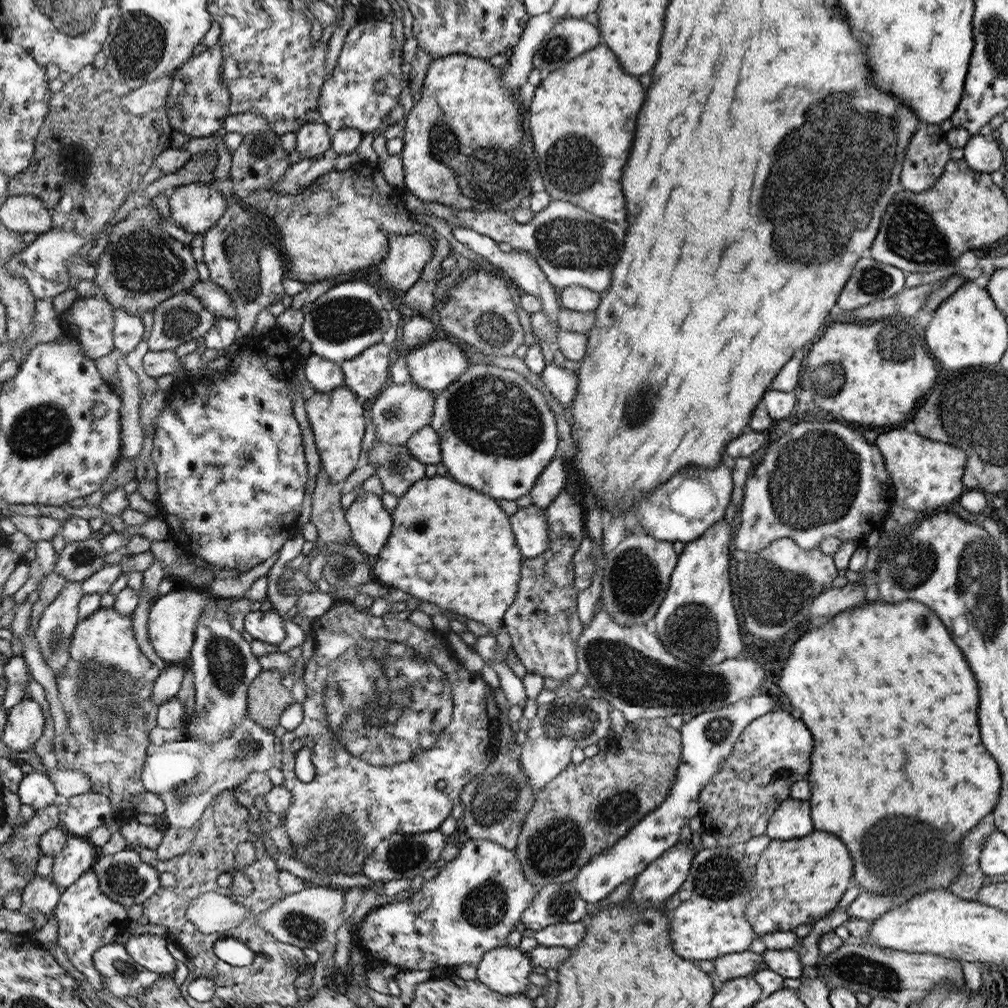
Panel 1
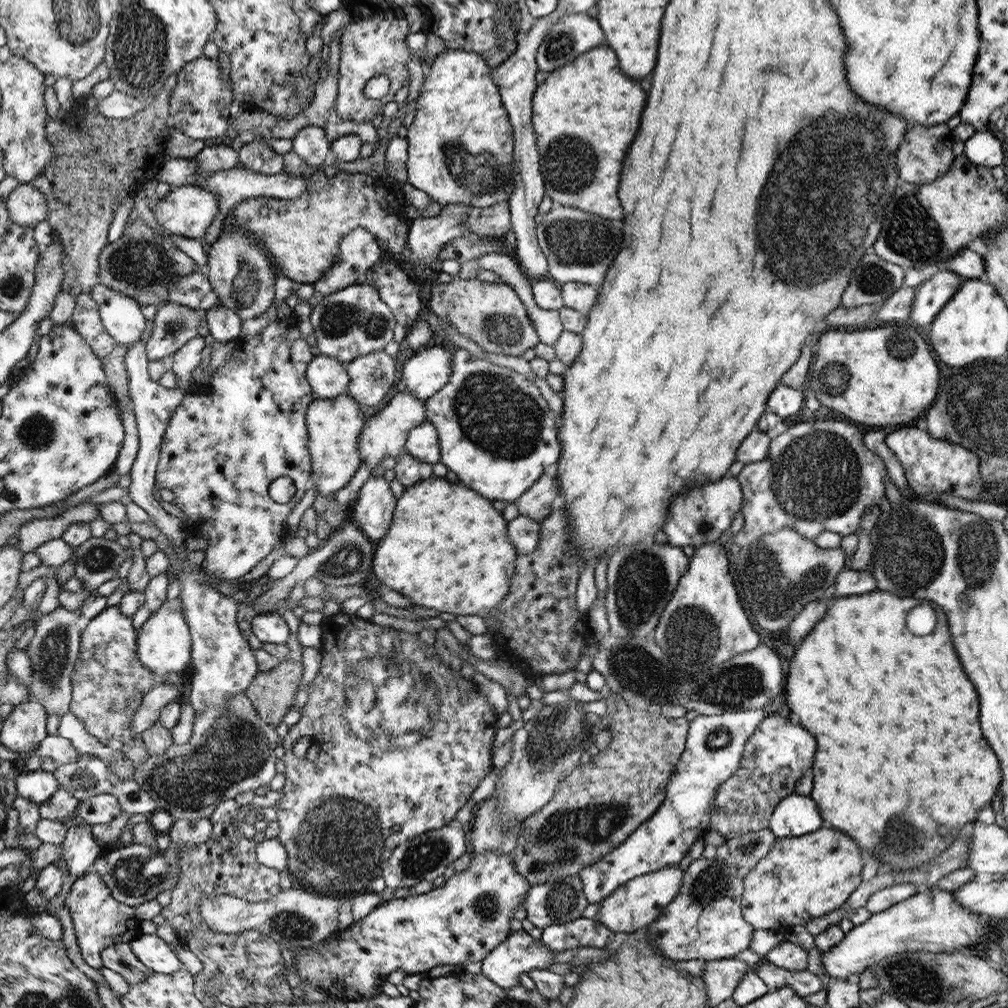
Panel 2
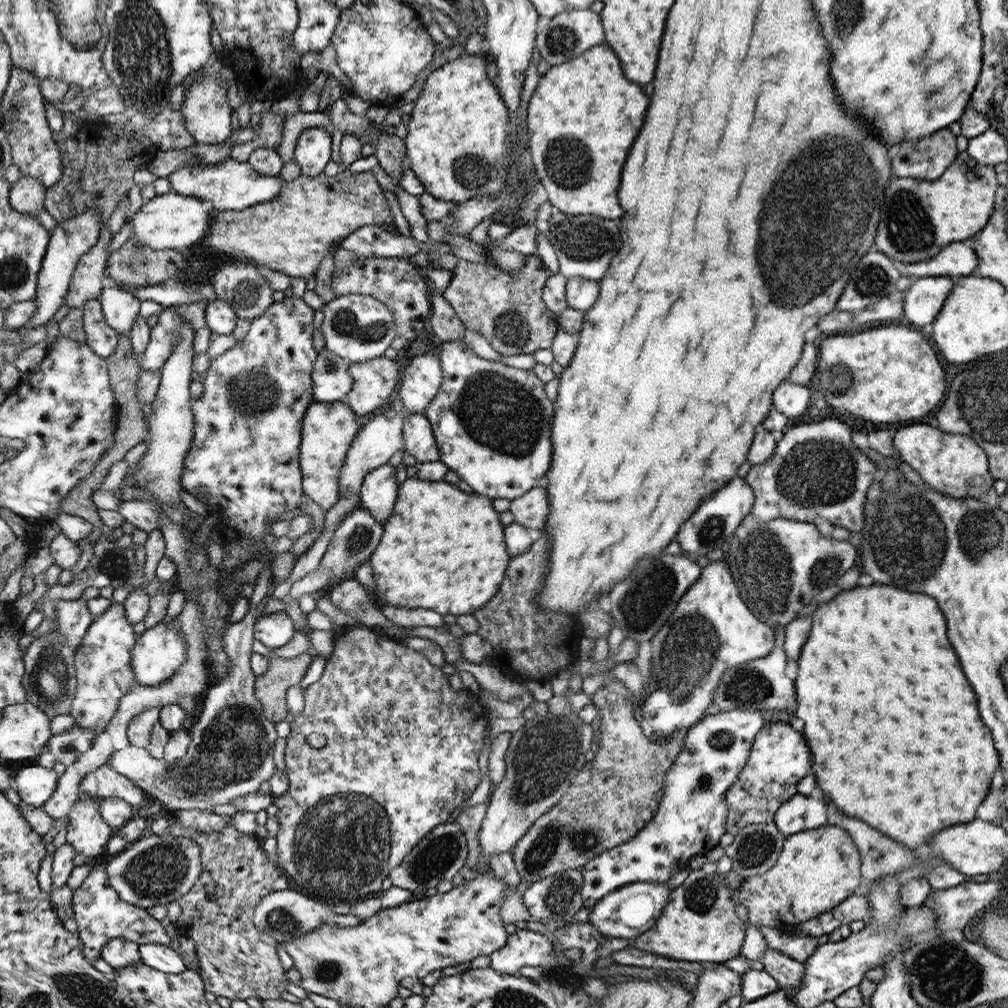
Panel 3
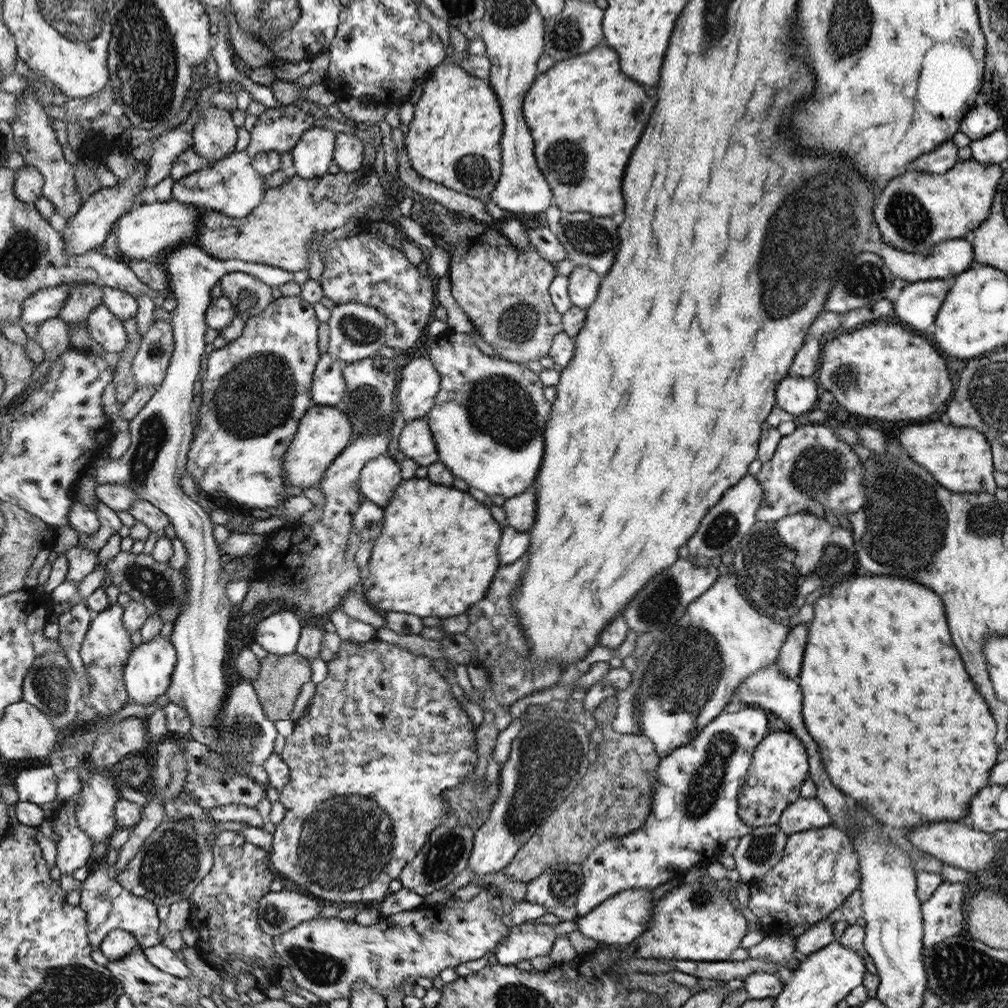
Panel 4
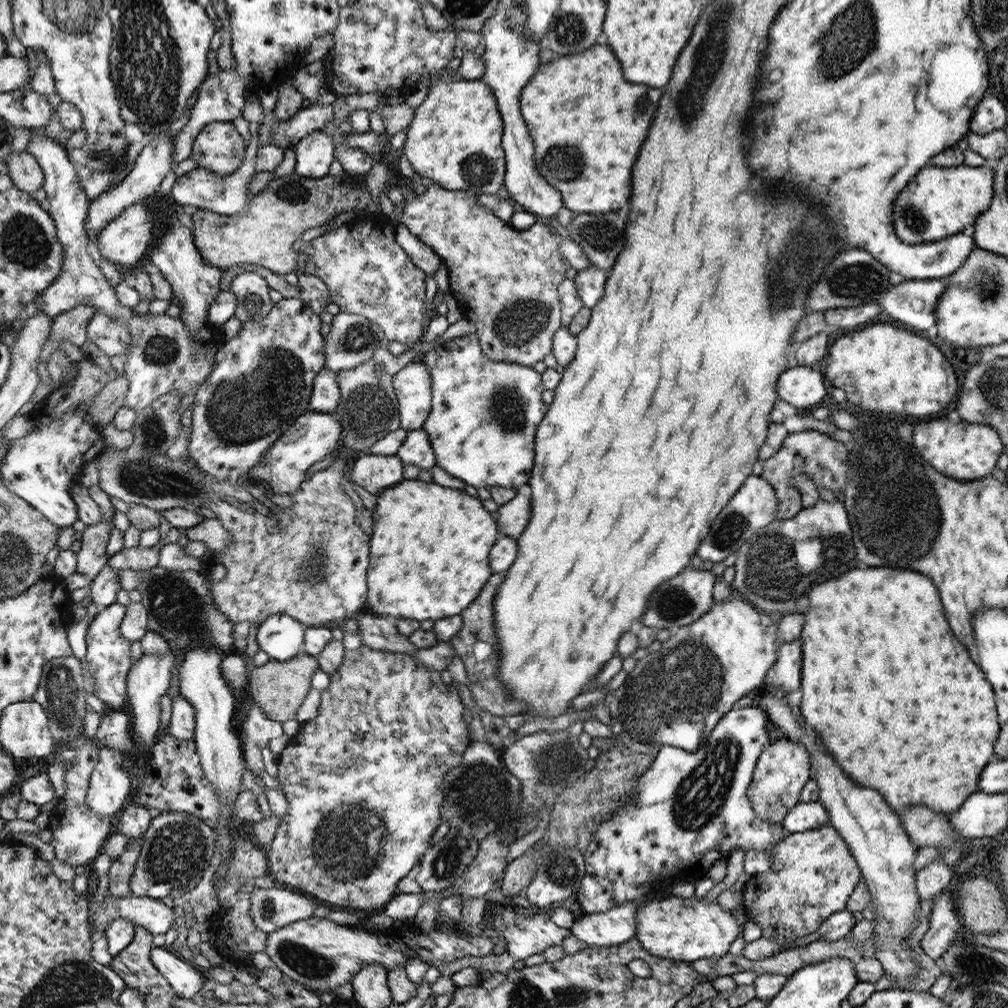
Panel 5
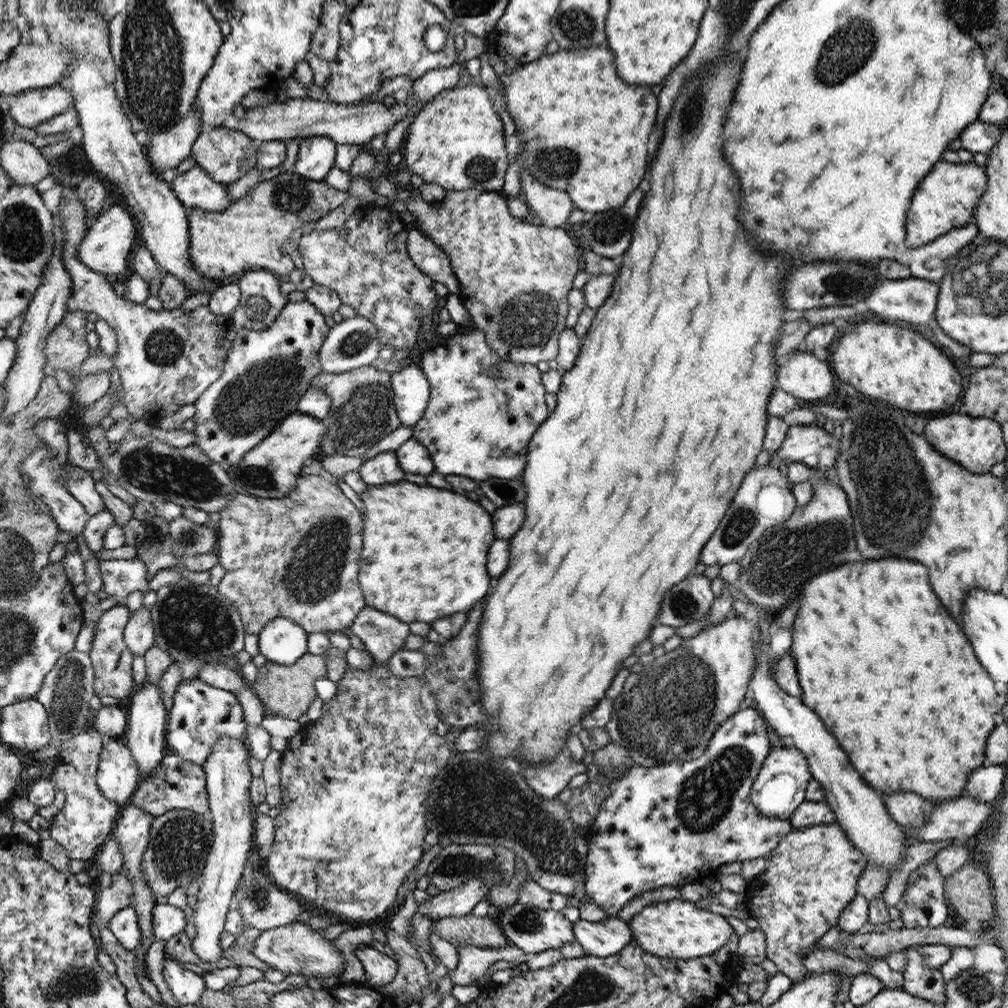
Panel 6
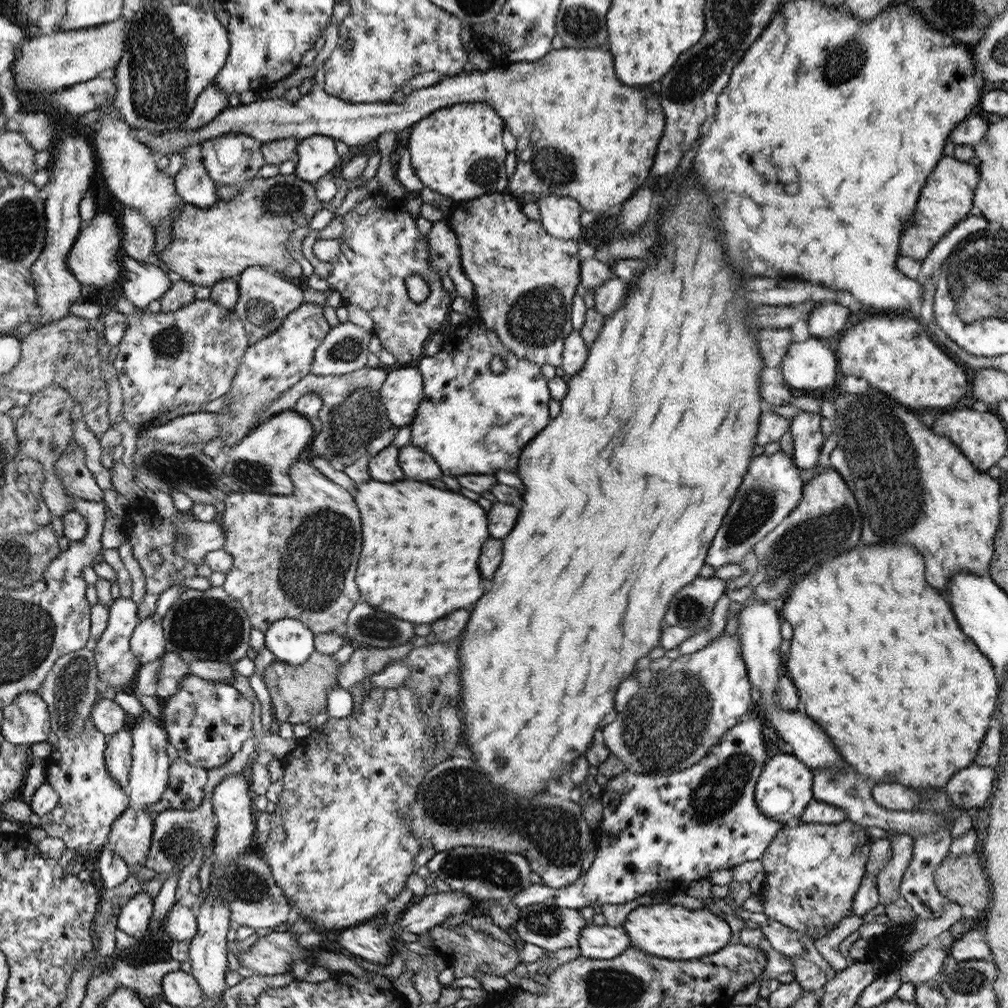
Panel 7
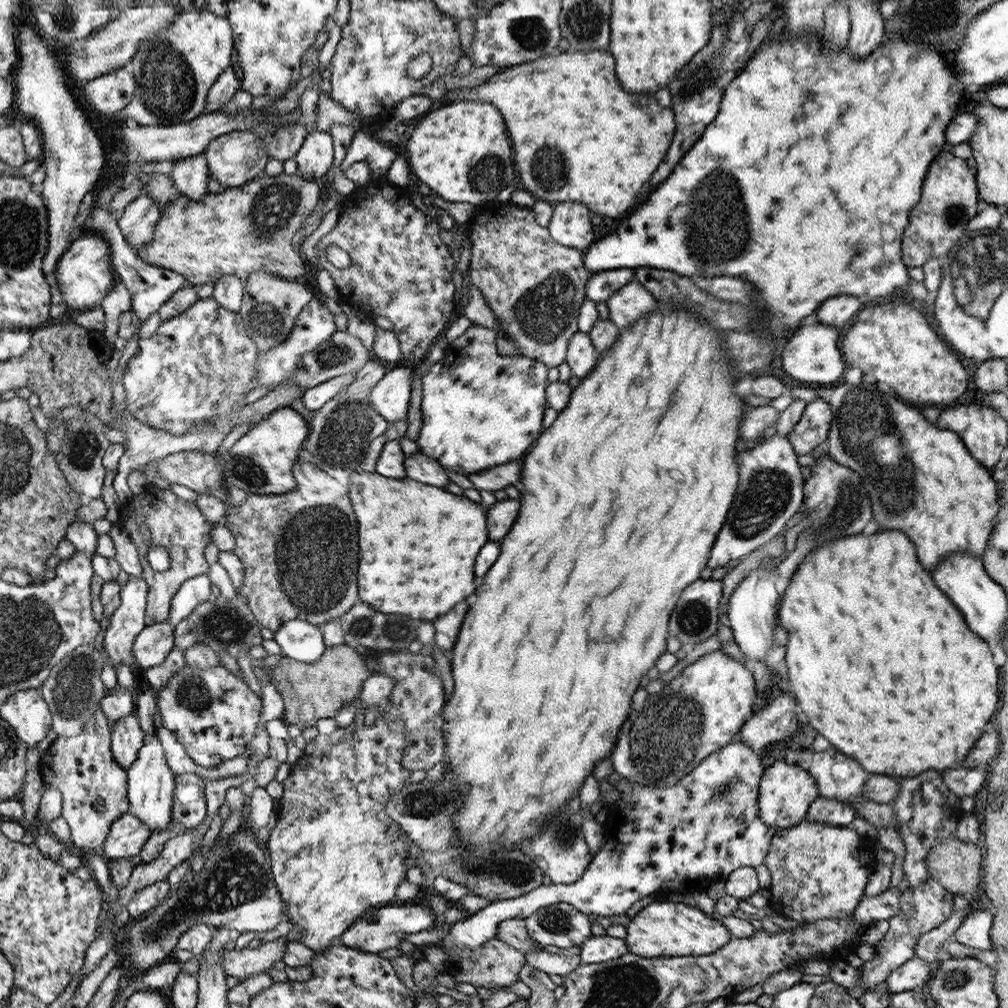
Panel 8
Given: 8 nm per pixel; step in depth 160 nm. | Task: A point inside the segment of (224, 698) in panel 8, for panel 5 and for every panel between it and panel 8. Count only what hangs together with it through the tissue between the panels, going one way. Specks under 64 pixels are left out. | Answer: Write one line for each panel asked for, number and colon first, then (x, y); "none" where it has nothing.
5: (183, 725)
6: (200, 715)
7: (207, 722)

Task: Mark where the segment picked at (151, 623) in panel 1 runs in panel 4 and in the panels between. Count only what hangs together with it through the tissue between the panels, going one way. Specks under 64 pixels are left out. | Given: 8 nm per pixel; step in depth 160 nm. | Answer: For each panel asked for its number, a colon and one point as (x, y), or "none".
2: (164, 641)
3: (161, 651)
4: (147, 674)

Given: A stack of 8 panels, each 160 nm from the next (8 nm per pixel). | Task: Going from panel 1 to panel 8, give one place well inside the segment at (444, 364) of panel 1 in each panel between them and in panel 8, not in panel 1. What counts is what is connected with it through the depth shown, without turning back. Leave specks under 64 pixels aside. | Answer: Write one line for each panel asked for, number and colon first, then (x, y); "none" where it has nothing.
2: (425, 373)
3: (422, 377)
4: (419, 384)
5: (413, 384)
6: (412, 391)
7: (402, 391)
8: (390, 398)

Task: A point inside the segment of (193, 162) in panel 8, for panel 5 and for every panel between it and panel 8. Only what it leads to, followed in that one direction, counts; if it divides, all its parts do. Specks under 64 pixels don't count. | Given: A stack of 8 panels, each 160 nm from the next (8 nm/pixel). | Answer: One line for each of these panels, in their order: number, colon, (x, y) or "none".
5: (229, 195)
6: (196, 189)
7: (194, 186)

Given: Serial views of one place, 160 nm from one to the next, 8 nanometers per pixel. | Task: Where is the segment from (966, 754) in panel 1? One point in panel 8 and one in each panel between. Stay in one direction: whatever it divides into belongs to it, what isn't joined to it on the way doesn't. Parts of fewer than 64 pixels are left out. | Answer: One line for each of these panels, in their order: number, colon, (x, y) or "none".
2: (897, 719)
3: (893, 723)
4: (901, 728)
5: (894, 695)
6: (923, 715)
7: (878, 658)
8: (884, 665)

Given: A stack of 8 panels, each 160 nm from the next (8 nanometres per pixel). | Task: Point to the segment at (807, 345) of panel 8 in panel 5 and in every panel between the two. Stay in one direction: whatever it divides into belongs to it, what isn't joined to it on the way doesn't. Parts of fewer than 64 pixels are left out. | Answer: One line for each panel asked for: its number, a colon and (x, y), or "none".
5: (801, 386)
6: (803, 376)
7: (810, 365)

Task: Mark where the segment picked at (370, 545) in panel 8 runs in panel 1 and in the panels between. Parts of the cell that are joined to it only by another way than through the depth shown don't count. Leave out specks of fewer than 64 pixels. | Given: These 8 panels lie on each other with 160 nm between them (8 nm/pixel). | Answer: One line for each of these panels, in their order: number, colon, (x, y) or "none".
1: (452, 546)
2: (449, 550)
3: (443, 549)
4: (438, 552)
5: (430, 544)
6: (424, 557)
7: (419, 561)

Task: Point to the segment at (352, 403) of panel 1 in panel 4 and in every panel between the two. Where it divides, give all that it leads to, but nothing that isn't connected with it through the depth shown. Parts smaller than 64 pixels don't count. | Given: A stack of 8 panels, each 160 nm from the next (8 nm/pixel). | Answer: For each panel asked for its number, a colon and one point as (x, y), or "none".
2: (334, 425)
3: (329, 430)
4: (324, 433)

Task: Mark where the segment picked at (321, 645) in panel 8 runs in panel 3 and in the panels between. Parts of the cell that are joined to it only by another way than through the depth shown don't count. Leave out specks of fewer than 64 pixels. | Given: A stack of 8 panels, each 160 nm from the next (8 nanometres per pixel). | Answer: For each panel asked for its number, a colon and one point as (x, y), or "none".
3: (275, 630)
4: (278, 634)
5: (281, 636)
6: (283, 641)
7: (291, 641)

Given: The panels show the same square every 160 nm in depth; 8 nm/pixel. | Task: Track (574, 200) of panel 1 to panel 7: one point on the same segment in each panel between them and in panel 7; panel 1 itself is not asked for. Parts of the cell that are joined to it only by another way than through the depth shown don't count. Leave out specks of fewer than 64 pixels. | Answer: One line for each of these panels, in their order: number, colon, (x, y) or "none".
2: (585, 115)
3: (587, 107)
4: (587, 116)
5: (589, 123)
6: (585, 132)
7: (610, 139)

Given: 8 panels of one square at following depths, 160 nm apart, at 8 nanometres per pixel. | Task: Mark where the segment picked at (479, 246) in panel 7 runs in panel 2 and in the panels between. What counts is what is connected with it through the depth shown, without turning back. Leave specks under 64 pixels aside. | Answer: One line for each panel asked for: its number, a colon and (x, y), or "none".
2: (491, 314)
3: (508, 309)
4: (505, 291)
5: (506, 281)
6: (515, 275)

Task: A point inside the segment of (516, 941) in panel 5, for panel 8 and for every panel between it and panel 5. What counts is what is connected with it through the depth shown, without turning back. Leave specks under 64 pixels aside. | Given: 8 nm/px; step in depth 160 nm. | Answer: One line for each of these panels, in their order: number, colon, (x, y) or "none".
6: (532, 929)
7: (551, 927)
8: (560, 924)

